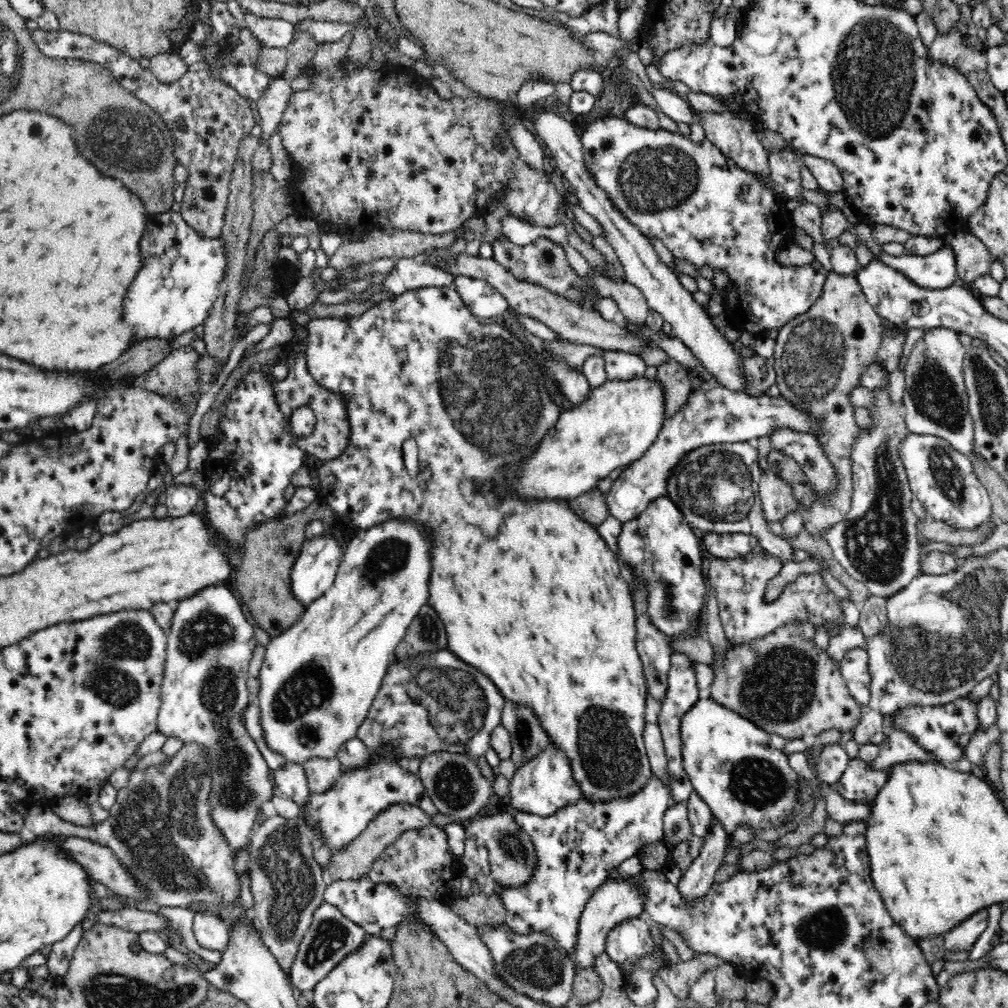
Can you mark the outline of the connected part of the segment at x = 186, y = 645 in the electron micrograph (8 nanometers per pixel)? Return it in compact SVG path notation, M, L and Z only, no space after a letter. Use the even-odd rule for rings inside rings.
M224 584L206 586L194 596L178 600L174 608L176 612L172 616L172 624L168 632L168 658L166 658L166 670L164 670L164 682L162 682L162 708L158 714L158 732L164 734L166 738L180 738L182 744L190 740L198 744L206 744L208 750L212 750L214 754L212 758L218 756L216 766L212 766L216 770L216 776L214 776L216 796L210 800L210 804L214 810L216 826L220 826L220 830L228 838L228 844L236 852L244 846L250 846L252 826L256 822L260 806L270 802L276 794L276 784L270 780L268 762L264 760L252 736L248 736L246 728L238 720L240 712L252 698L248 690L248 678L250 678L248 666L254 656L254 650L258 648L258 642L254 638L256 626L248 624L238 598Z

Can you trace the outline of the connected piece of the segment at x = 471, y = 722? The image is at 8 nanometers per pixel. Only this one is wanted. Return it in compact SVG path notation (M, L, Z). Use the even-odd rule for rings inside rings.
M440 650L436 654L420 654L408 664L392 660L390 670L384 678L384 686L374 698L374 704L370 706L366 720L362 720L362 724L358 726L356 736L374 752L382 744L396 740L400 748L398 754L404 764L410 758L426 758L428 754L438 752L438 750L456 752L456 754L464 752L470 758L478 760L490 748L492 732L496 730L496 726L502 724L504 708L506 708L506 696L492 682L492 678L488 678L474 666L460 662L452 652Z

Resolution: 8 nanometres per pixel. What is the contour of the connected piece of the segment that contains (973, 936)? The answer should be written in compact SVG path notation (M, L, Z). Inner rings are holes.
M990 906L980 908L970 918L962 920L952 932L944 934L944 946L948 952L970 952L974 948L976 940L988 926L988 908Z

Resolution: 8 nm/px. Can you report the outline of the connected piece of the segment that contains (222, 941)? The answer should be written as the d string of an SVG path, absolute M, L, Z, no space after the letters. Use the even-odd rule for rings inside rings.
M196 912L194 916L194 934L200 946L212 950L224 950L228 942L228 922L214 912Z

